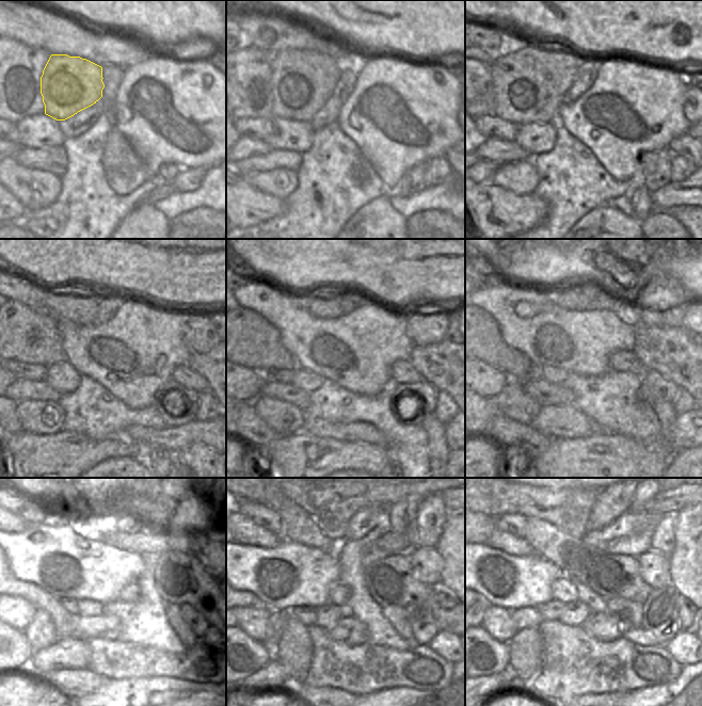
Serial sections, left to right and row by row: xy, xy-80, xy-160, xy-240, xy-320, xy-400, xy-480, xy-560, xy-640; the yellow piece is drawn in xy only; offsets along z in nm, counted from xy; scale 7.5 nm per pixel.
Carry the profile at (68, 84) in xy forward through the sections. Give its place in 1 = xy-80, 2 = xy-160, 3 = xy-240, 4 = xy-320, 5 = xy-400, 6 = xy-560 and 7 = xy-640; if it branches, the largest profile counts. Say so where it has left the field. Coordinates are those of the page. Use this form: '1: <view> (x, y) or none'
1: xy-80 (302, 81)
2: xy-160 (528, 85)
3: xy-240 (17, 332)
4: xy-320 (248, 339)
5: xy-400 (487, 345)
6: xy-560 (293, 650)
7: xy-640 (525, 647)

